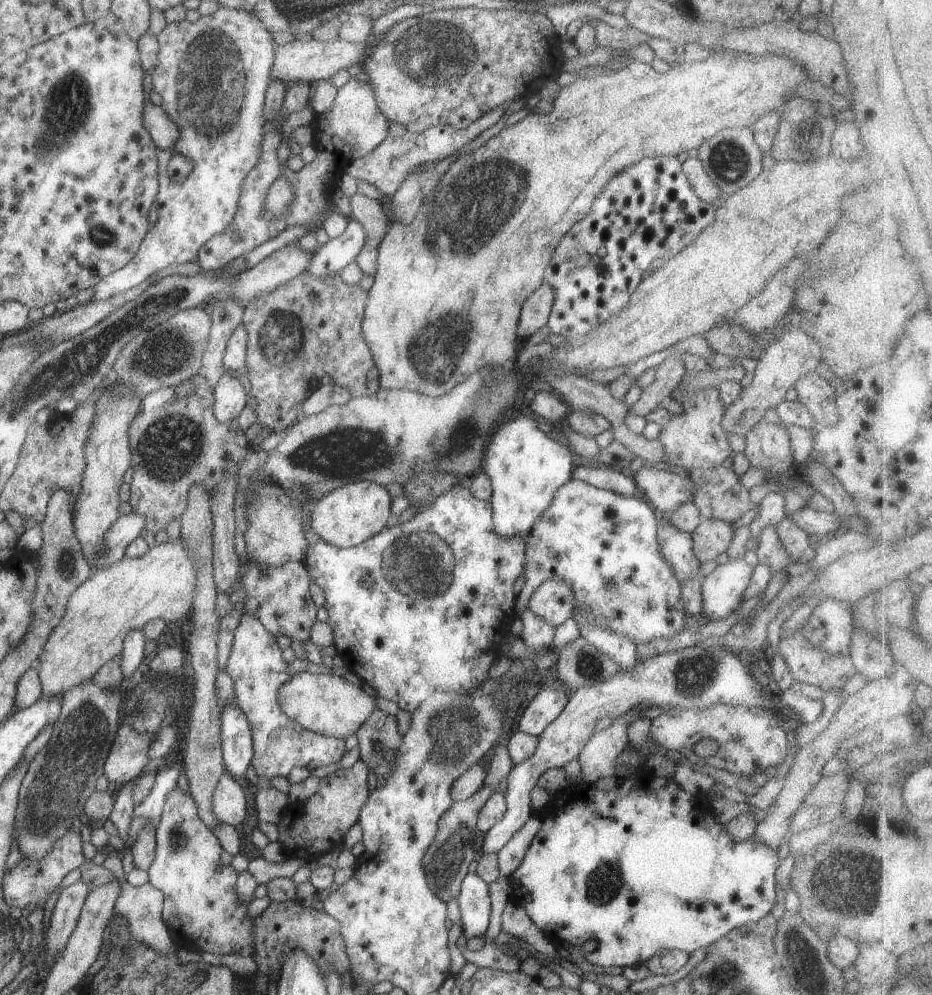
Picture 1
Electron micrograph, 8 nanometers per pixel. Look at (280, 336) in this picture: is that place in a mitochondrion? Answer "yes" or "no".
yes

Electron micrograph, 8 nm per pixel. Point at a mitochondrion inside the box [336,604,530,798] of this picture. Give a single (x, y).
(449, 733)

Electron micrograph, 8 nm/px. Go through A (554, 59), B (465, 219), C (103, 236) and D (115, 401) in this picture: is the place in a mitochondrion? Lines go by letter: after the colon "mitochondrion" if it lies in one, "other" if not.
A: other
B: mitochondrion
C: mitochondrion
D: mitochondrion

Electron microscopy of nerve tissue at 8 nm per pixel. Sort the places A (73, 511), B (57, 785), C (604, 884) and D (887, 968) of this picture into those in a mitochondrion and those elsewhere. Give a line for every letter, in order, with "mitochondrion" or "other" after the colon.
A: other
B: mitochondrion
C: mitochondrion
D: other

